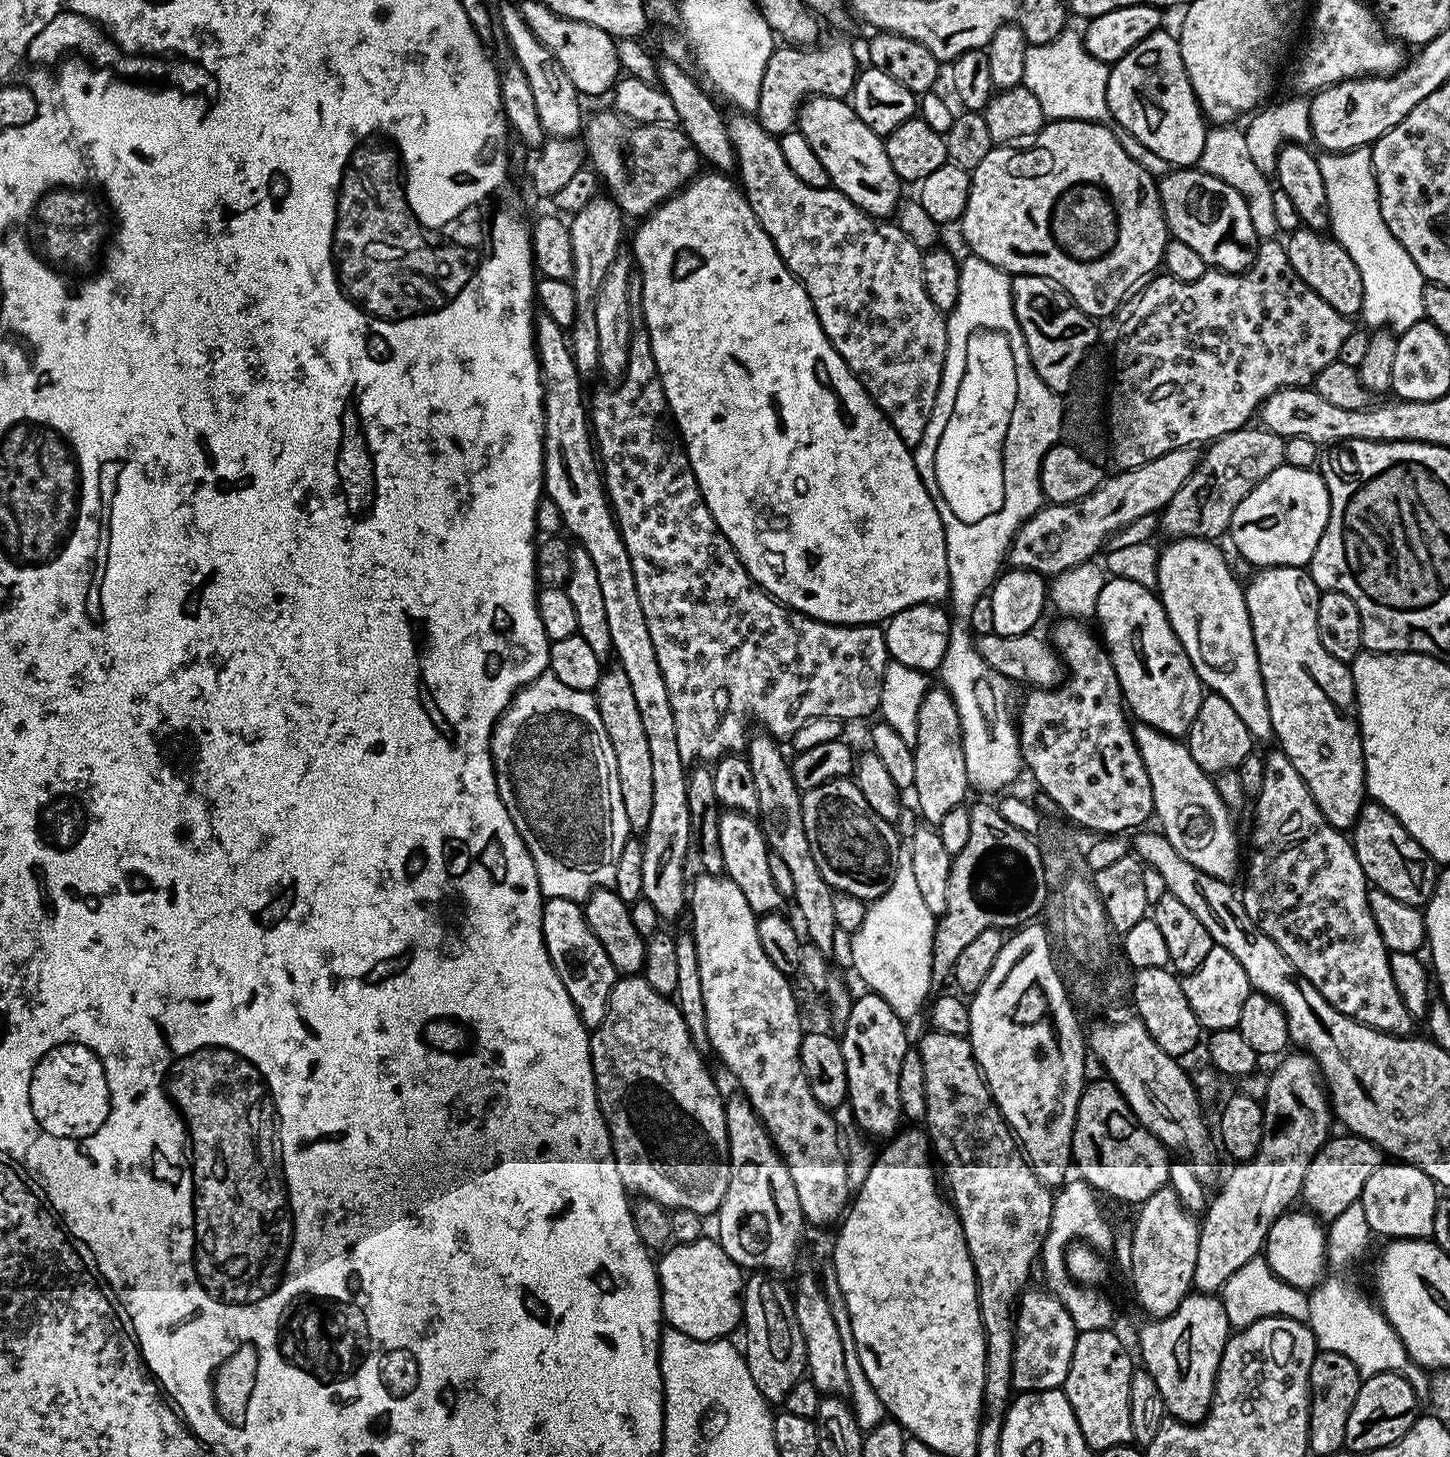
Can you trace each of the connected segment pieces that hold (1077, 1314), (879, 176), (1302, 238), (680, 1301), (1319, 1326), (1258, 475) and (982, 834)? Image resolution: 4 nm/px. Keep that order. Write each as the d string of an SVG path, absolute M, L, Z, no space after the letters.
M1082 1178L1067 1181L1052 1197L1052 1213L1050 1214L1050 1230L1044 1239L1044 1249L1040 1251L1038 1260L1044 1263L1044 1280L1047 1291L1059 1298L1062 1306L1070 1314L1077 1333L1099 1328L1112 1328L1112 1304L1104 1296L1096 1293L1092 1286L1077 1284L1066 1270L1066 1250L1073 1242L1083 1242L1101 1254L1108 1254L1112 1248L1112 1228L1100 1209L1097 1193Z
M813 96L805 100L800 107L798 130L810 142L810 150L818 154L818 162L826 166L831 187L846 194L854 206L877 218L891 217L888 215L897 211L902 200L902 182L894 174L890 158L886 158L883 139L858 118L847 99Z
M1301 226L1287 237L1286 247L1290 266L1294 266L1298 278L1302 278L1302 282L1306 282L1306 286L1310 286L1318 298L1326 298L1326 302L1330 302L1330 306L1334 306L1334 310L1343 316L1352 318L1359 313L1364 297L1362 274L1358 274L1354 258L1346 254L1346 250L1335 238Z
M701 1238L689 1244L673 1243L658 1260L660 1306L671 1327L690 1338L723 1340L739 1329L744 1315L745 1273L715 1239Z
M1332 1274L1325 1275L1324 1279L1311 1289L1306 1323L1312 1329L1317 1349L1350 1358L1361 1377L1396 1372L1400 1376L1405 1376L1410 1386L1414 1386L1417 1396L1427 1397L1429 1373L1419 1368L1408 1357L1406 1346L1402 1346L1398 1334L1380 1311L1377 1301L1369 1296L1354 1281Z
M1263 426L1252 427L1228 432L1203 449L1194 474L1186 478L1186 486L1182 486L1182 490L1178 490L1178 494L1174 494L1172 501L1159 513L1158 528L1161 533L1164 531L1168 538L1199 536L1215 541L1220 538L1216 536L1228 532L1228 523L1234 510L1238 510L1238 502L1242 502L1242 498L1246 498L1258 482L1274 474L1274 470L1285 467L1285 437Z
M995 803L971 805L968 813L970 839L952 858L946 910L938 917L932 938L932 983L936 986L951 977L958 954L982 930L1016 930L1035 921L1050 892L1040 845L1033 837L1018 830L1018 826L1010 826Z

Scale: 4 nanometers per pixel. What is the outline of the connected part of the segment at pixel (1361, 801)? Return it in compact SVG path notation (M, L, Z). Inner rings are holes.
M1265 568L1257 571L1255 574L1257 576L1252 581L1247 581L1244 589L1244 597L1246 598L1246 610L1250 614L1250 622L1252 623L1254 646L1258 650L1258 666L1262 674L1262 682L1266 686L1266 702L1270 706L1270 722L1272 723L1272 735L1275 743L1280 743L1277 744L1279 751L1284 752L1286 758L1290 758L1290 762L1294 765L1294 770L1298 770L1298 774L1306 782L1308 792L1314 798L1318 810L1322 810L1326 822L1330 822L1330 826L1341 830L1351 829L1366 803L1364 743L1360 737L1360 726L1356 711L1356 687L1352 681L1352 669L1345 661L1334 658L1334 654L1329 654L1326 646L1322 646L1322 642L1318 638L1318 618L1316 617L1316 611L1318 610L1321 589L1316 587L1311 571L1304 568Z

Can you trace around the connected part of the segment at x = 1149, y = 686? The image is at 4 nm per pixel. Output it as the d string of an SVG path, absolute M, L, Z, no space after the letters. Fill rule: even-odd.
M1113 578L1105 579L1098 596L1095 619L1100 620L1101 629L1099 628L1099 631L1102 633L1102 643L1107 648L1108 656L1112 660L1127 711L1139 723L1148 724L1150 727L1158 729L1159 732L1164 732L1167 736L1187 737L1188 728L1194 722L1200 701L1204 699L1206 692L1182 642L1178 642L1178 638L1170 626L1166 610L1160 605L1159 595L1153 589L1136 582Z

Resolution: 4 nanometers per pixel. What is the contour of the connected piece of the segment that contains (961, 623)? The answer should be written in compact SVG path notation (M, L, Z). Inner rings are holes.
M971 254L965 255L965 257L963 257L963 259L960 260L960 277L958 278L958 290L960 291L960 293L958 294L958 302L954 305L954 307L952 307L951 312L947 313L947 316L946 316L946 319L948 322L948 349L946 350L946 358L944 359L944 369L942 370L942 382L940 383L940 389L938 390L938 398L934 402L934 410L930 414L930 422L926 426L926 434L922 434L922 442L916 447L916 449L914 449L914 455L916 458L916 469L918 470L918 474L922 478L922 482L924 484L930 484L930 454L934 452L934 446L936 446L936 440L938 440L938 436L940 436L940 432L942 432L942 426L944 426L944 420L946 420L946 416L948 416L948 412L950 412L950 408L952 408L952 398L956 398L956 394L958 394L960 390L964 390L964 394L966 394L966 392L972 392L972 390L976 388L976 394L984 394L984 396L988 398L988 402L984 402L984 404L988 404L988 410L992 410L992 408L996 408L996 410L1000 410L1000 412L1010 412L1010 434L1012 434L1012 432L1014 432L1014 434L1022 434L1022 438L1014 438L1014 440L1010 440L1010 442L1008 442L1008 462L1010 462L1010 464L1008 464L1008 474L1006 474L1006 484L1004 484L1004 498L1002 498L1002 504L1000 504L1000 508L998 508L996 512L992 512L992 514L990 514L990 516L988 516L986 520L958 520L958 518L942 518L942 526L944 527L944 533L946 534L946 562L948 563L947 599L949 601L952 600L952 608L950 607L952 633L948 635L948 645L946 646L946 654L944 655L944 660L940 664L938 669L938 677L940 676L939 683L943 685L943 687L948 689L948 692L954 698L954 702L956 703L956 709L958 710L958 718L960 719L960 729L962 730L962 734L964 735L964 757L966 758L966 762L968 763L969 781L971 781L973 785L980 784L980 788L984 792L997 791L996 793L999 793L1001 790L1004 790L1004 789L999 790L999 788L1004 788L1007 786L1007 784L1014 783L1015 780L1019 778L1020 772L1022 773L1022 769L1024 768L1024 759L1022 758L1022 754L1020 753L1020 734L1019 734L1017 725L1014 723L1013 713L1012 713L1012 716L1010 713L1008 713L1008 688L1010 688L1009 681L1005 680L1002 674L998 674L998 670L994 670L990 666L986 666L986 662L984 661L982 656L978 654L978 650L976 649L976 644L974 641L974 633L972 629L970 628L970 618L968 617L968 615L970 614L970 610L974 610L974 602L978 602L978 598L982 598L989 591L989 589L991 589L992 585L996 583L996 578L997 576L1000 575L1002 571L1002 565L1005 563L1005 560L1006 560L1006 553L1008 551L1008 546L1009 544L1012 543L1012 538L1013 536L1015 536L1017 530L1020 528L1020 525L1023 524L1024 521L1030 519L1030 517L1032 517L1033 514L1035 514L1036 512L1039 512L1042 505L1045 503L1044 491L1040 488L1040 467L1042 466L1042 458L1061 439L1062 433L1060 431L1060 427L1062 426L1062 414L1064 413L1064 406L1063 406L1061 397L1057 395L1057 393L1051 392L1050 389L1046 385L1044 385L1044 383L1042 382L1042 378L1038 378L1038 374L1036 373L1036 371L1034 370L1034 366L1030 362L1030 354L1028 353L1028 347L1026 346L1026 342L1024 341L1024 335L1022 334L1022 330L1018 326L1018 318L1014 314L1014 306L1012 305L1012 276L1009 275L1009 273L1004 272L998 266L994 266L993 264L991 264L990 262L986 262L982 258L978 258L977 256L974 256Z

